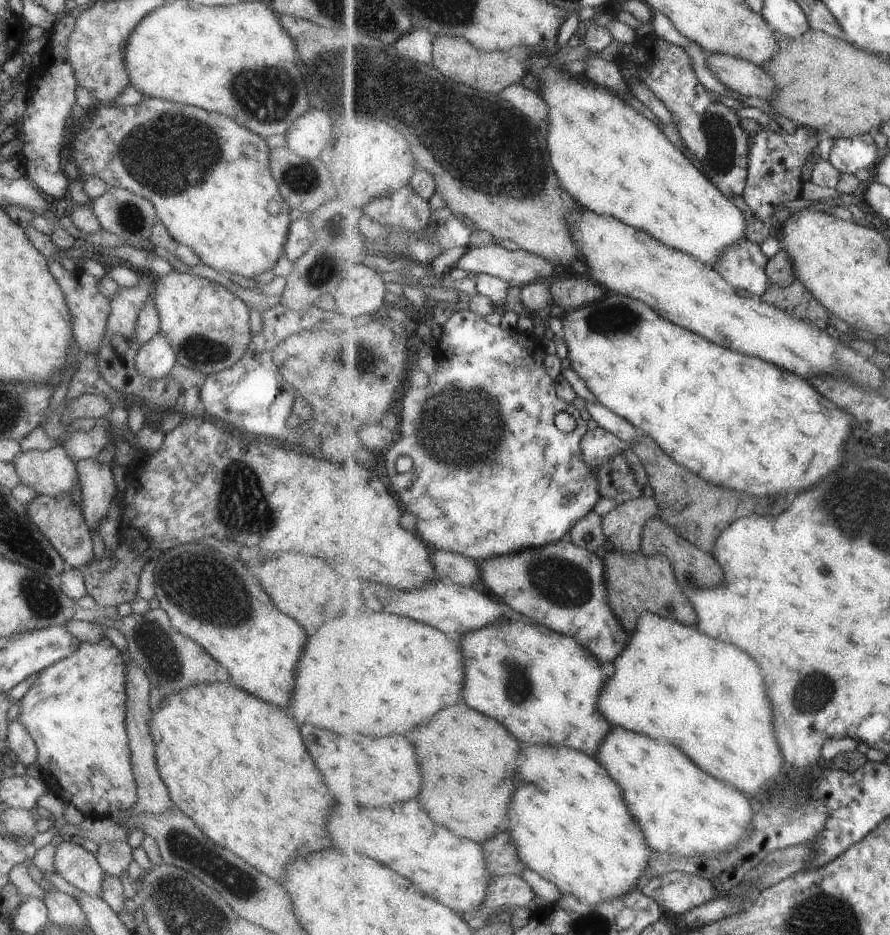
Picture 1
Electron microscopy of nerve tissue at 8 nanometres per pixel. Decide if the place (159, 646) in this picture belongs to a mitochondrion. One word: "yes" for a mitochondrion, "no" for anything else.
yes

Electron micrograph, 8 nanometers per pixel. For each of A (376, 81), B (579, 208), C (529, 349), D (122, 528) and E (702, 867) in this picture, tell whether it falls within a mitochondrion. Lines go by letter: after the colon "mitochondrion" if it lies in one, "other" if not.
A: mitochondrion
B: other
C: other
D: other
E: other

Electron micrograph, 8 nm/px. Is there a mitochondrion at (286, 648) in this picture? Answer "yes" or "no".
no

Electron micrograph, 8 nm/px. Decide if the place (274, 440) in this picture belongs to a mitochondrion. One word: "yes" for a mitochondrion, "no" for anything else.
no

